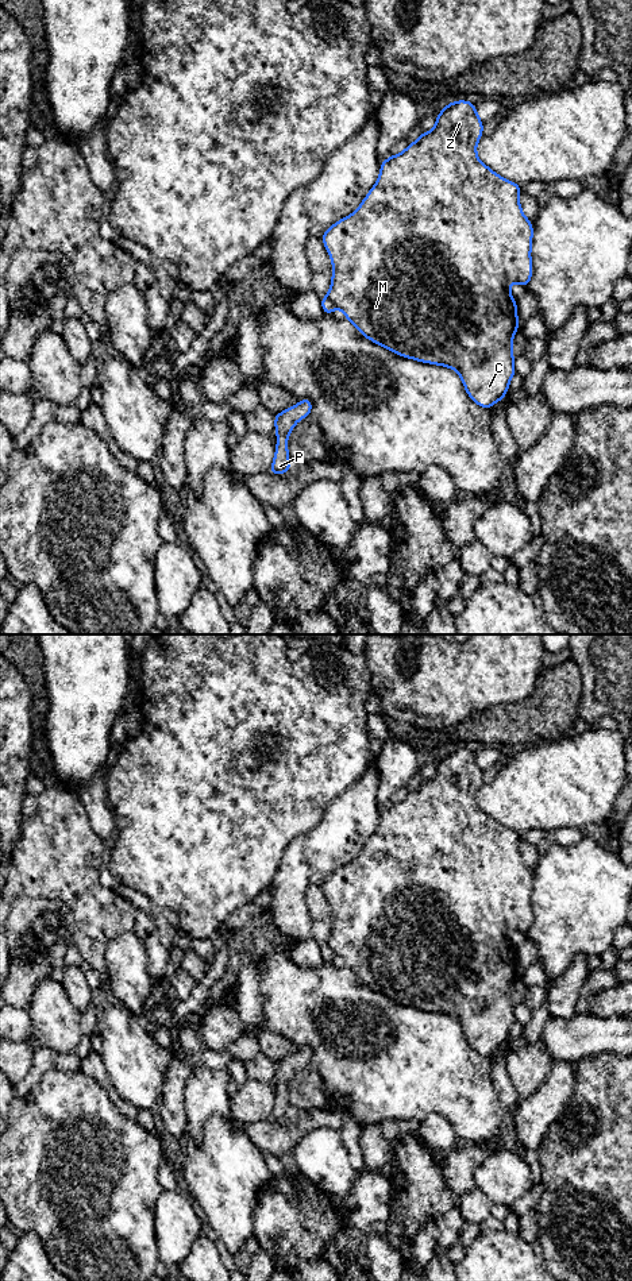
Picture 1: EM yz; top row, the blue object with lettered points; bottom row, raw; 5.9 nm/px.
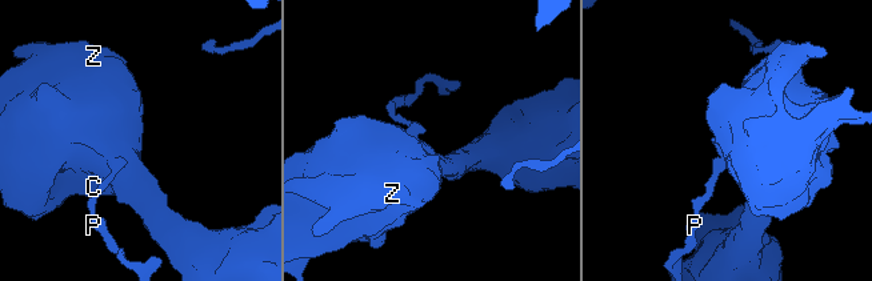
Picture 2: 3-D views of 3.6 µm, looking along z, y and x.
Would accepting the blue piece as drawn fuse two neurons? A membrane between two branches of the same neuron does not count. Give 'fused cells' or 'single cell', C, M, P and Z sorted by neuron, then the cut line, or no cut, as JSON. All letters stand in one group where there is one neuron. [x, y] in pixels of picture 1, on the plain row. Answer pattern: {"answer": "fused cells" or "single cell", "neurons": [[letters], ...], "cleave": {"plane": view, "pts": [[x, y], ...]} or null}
{"answer": "fused cells", "neurons": [["C", "M", "Z"], ["P"]], "cleave": {"plane": "yz", "pts": [[327, 944], [335, 953]]}}

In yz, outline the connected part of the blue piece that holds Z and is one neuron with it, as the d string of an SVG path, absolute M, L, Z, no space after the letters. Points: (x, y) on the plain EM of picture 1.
M467 748L447 751L436 763L435 776L421 780L401 802L382 809L379 826L362 852L320 887L334 915L328 945L359 981L404 1006L456 1018L469 1045L490 1057L506 1046L516 1022L512 989L519 968L509 931L528 935L533 921L533 875L520 854L523 836L478 807L475 796L483 784L482 775L475 752Z

